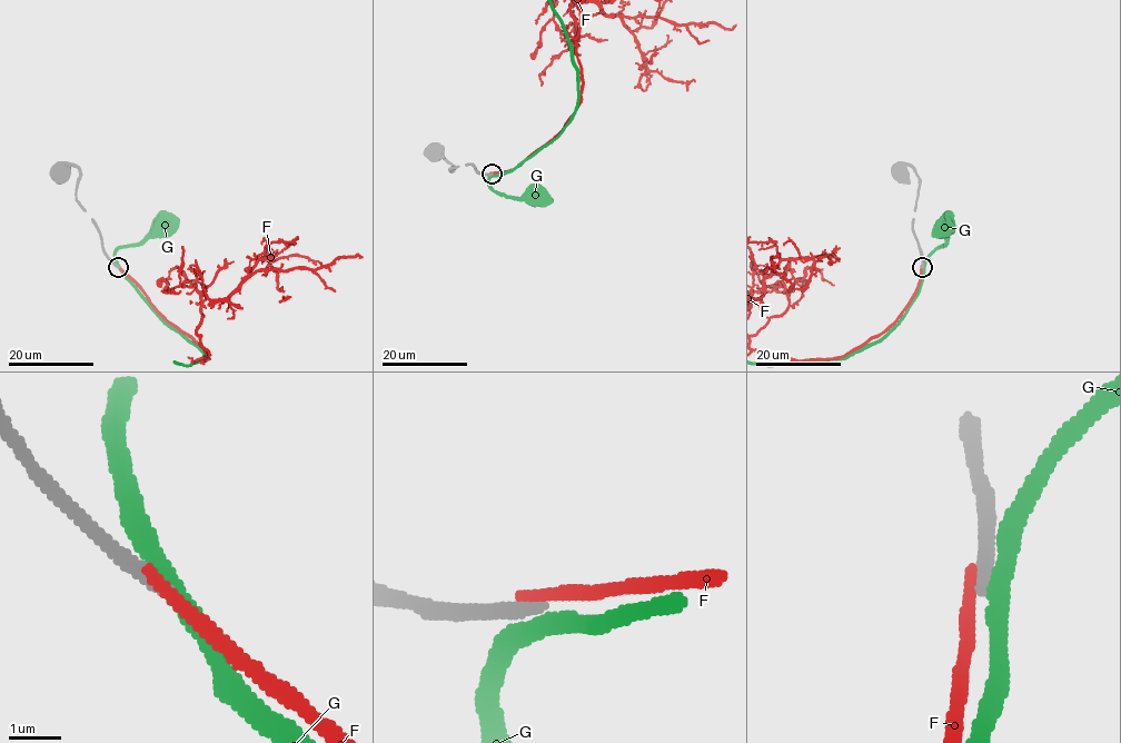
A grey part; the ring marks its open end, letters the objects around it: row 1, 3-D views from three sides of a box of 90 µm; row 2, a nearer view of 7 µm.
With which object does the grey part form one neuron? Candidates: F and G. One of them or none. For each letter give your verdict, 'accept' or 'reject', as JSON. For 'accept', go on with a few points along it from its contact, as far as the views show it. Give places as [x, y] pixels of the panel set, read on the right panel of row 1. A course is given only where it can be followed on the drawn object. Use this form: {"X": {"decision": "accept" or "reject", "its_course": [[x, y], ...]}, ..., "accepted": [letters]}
{"F": {"decision": "reject"}, "G": {"decision": "reject"}, "accepted": []}

